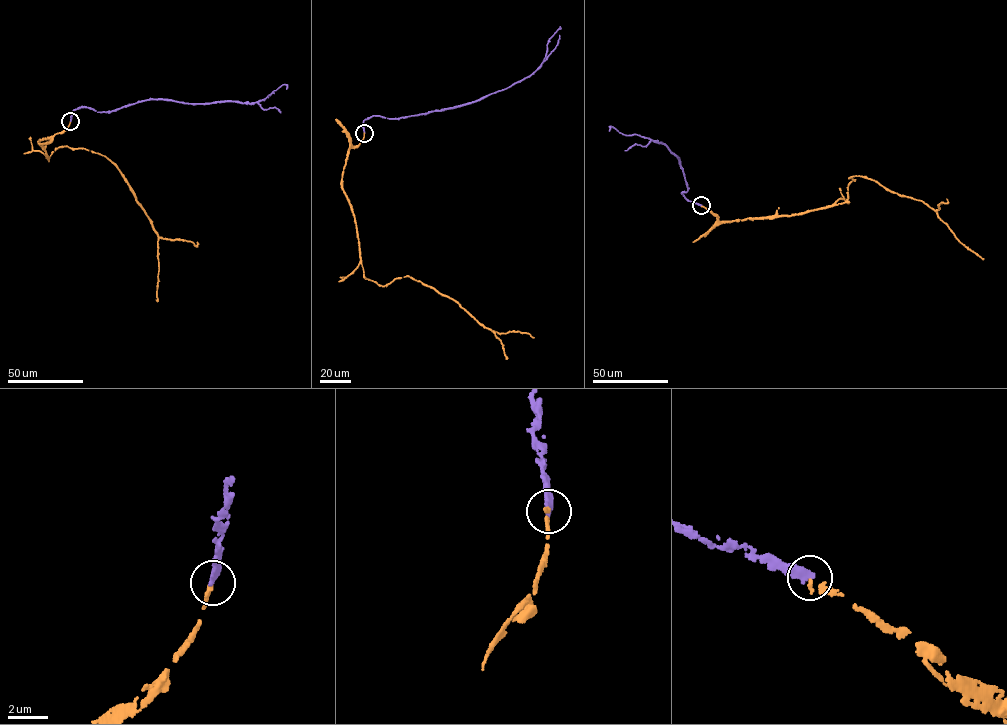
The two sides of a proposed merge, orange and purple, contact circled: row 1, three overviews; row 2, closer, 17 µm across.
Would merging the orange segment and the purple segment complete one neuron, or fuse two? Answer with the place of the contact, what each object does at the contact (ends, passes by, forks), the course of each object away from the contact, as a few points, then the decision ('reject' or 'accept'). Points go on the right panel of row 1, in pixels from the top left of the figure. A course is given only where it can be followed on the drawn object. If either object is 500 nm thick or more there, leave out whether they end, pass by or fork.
at (701, 205); orange ends there; purple ends there; orange runs (701, 205), (720, 221), (793, 215), (845, 202), (855, 179), (849, 178), (864, 176), (919, 200), (983, 258); purple runs (701, 205), (681, 193), (688, 187), (679, 158), (664, 143), (622, 134), (612, 126), (609, 131); accept

